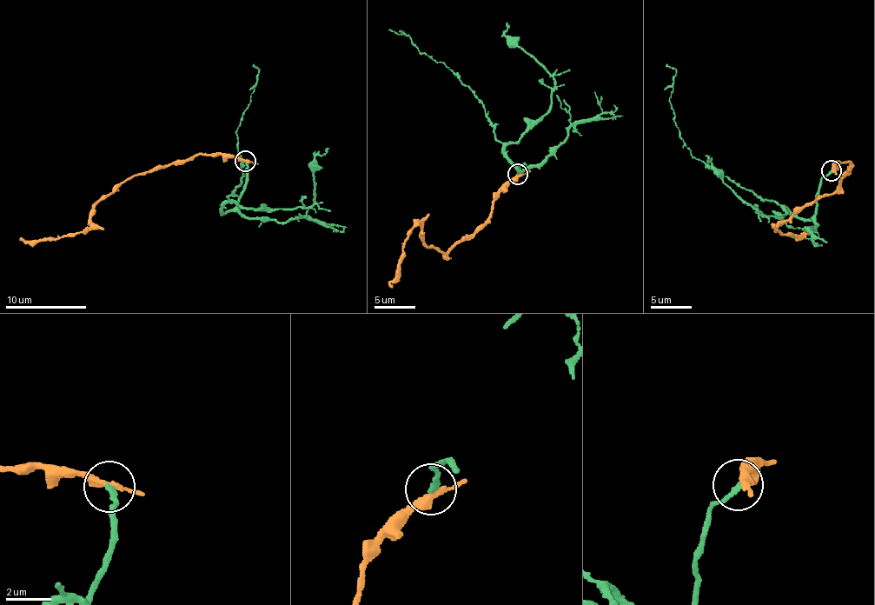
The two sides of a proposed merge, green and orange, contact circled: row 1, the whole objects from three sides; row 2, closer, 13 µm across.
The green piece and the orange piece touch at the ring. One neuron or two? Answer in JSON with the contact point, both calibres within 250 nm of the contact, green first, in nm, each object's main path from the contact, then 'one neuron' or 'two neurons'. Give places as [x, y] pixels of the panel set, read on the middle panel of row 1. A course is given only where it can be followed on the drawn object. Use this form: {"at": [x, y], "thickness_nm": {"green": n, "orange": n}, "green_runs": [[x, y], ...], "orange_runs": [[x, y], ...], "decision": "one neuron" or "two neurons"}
{"at": [517, 174], "thickness_nm": {"green": 240, "orange": 300}, "green_runs": [[517, 173], [518, 166], [526, 165], [519, 170], [494, 138], [494, 123], [473, 90], [408, 35], [388, 29]], "orange_runs": [[517, 176], [493, 202], [488, 221], [446, 253], [426, 247], [415, 224], [390, 287]], "decision": "two neurons"}

